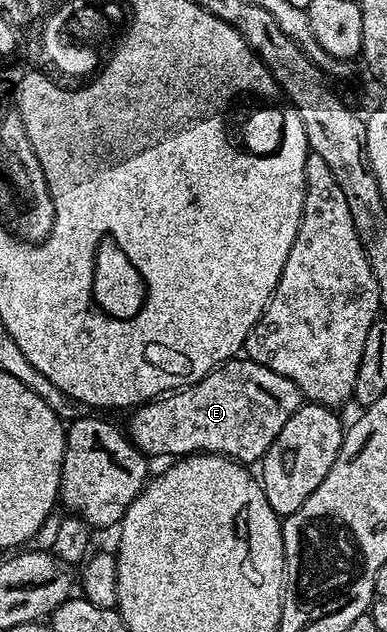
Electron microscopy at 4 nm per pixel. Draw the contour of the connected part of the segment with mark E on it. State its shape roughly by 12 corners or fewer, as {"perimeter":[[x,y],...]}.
{"perimeter":[[246,356],[143,403],[147,456],[252,464],[304,402]]}

